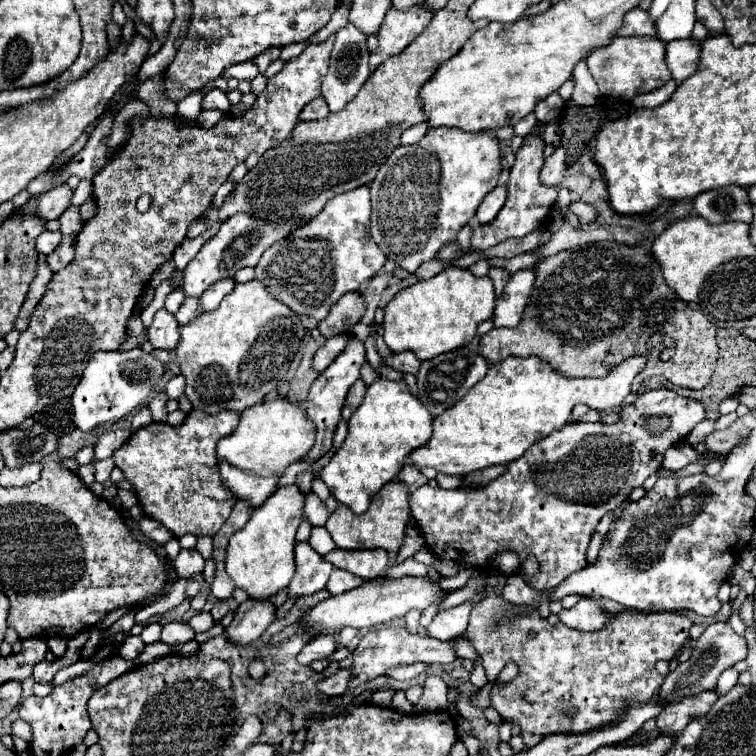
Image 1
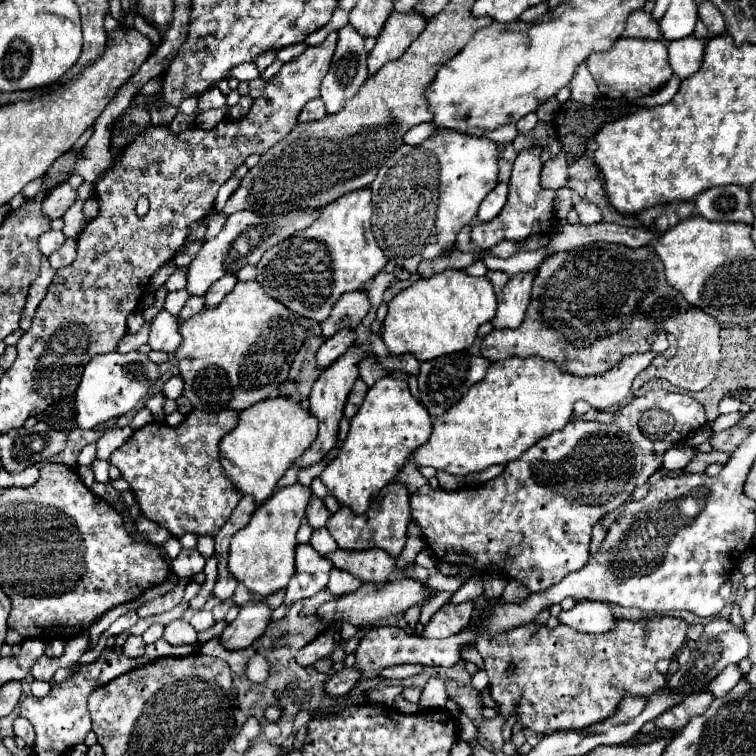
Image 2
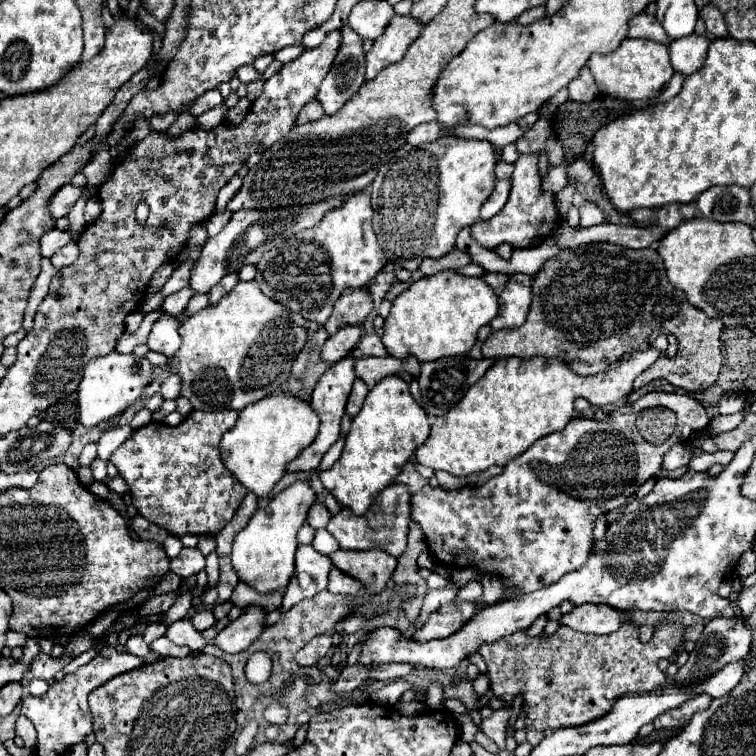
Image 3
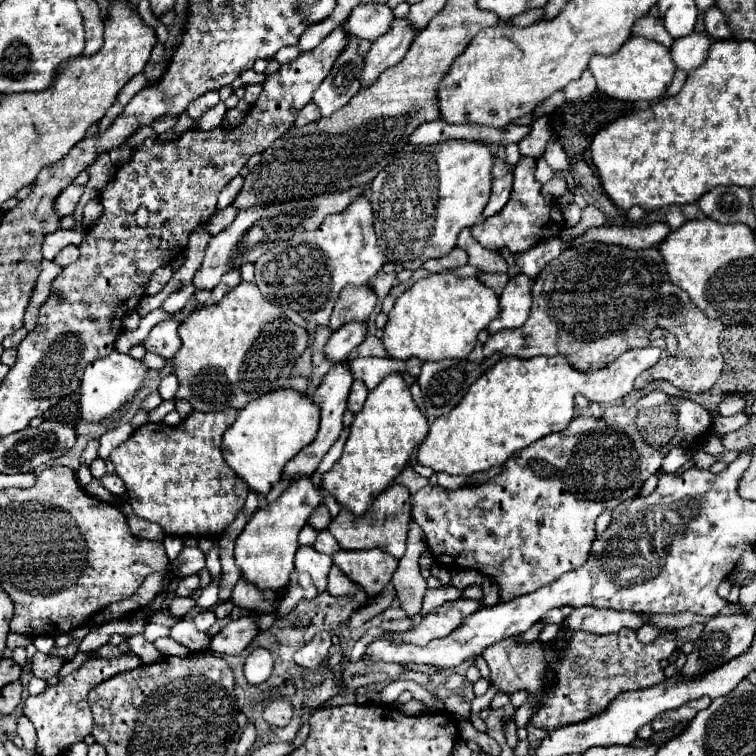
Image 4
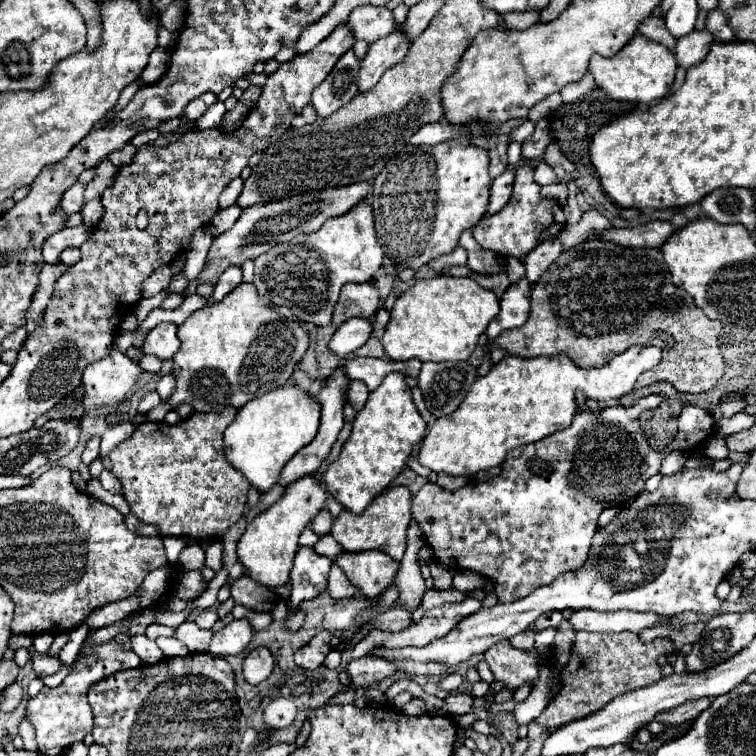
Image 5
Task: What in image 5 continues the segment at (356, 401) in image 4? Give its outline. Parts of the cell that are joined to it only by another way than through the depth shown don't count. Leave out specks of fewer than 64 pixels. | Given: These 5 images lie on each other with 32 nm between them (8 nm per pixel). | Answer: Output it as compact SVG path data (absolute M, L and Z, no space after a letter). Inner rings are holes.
M354 380L354 384L350 384L350 390L348 390L348 404L358 412L358 410L362 410L366 398L368 398L366 384L360 380Z

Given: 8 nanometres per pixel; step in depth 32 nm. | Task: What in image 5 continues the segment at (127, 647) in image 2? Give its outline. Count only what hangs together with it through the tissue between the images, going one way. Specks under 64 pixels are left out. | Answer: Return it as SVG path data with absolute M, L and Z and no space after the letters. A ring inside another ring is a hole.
M144 634L132 636L130 644L132 644L132 652L136 652L144 664L156 664L164 658L162 650L154 644L154 640L148 640Z

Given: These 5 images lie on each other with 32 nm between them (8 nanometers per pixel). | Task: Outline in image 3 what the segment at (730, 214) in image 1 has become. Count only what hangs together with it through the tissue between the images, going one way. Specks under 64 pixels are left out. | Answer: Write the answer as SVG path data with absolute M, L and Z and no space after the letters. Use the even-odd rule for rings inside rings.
M714 186L698 196L696 206L708 220L754 224L750 192L744 186Z

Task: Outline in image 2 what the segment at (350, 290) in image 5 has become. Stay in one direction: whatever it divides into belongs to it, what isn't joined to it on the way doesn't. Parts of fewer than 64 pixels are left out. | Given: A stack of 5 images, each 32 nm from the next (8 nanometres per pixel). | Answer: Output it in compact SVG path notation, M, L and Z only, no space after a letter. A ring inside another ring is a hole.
M360 290L346 292L334 304L330 316L320 324L322 334L328 334L328 338L330 338L344 328L356 328L362 322L362 318L366 316L368 308L370 308L370 304L368 304L368 298L364 292L360 292Z

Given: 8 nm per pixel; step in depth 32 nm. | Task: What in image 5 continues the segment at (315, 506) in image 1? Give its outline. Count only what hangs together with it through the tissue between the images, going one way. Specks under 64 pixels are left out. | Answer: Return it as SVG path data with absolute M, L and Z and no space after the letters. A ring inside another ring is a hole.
M322 508L314 518L312 518L312 530L316 532L316 534L328 534L330 532L330 526L332 526L332 516L330 516L330 512L328 512L328 508Z

